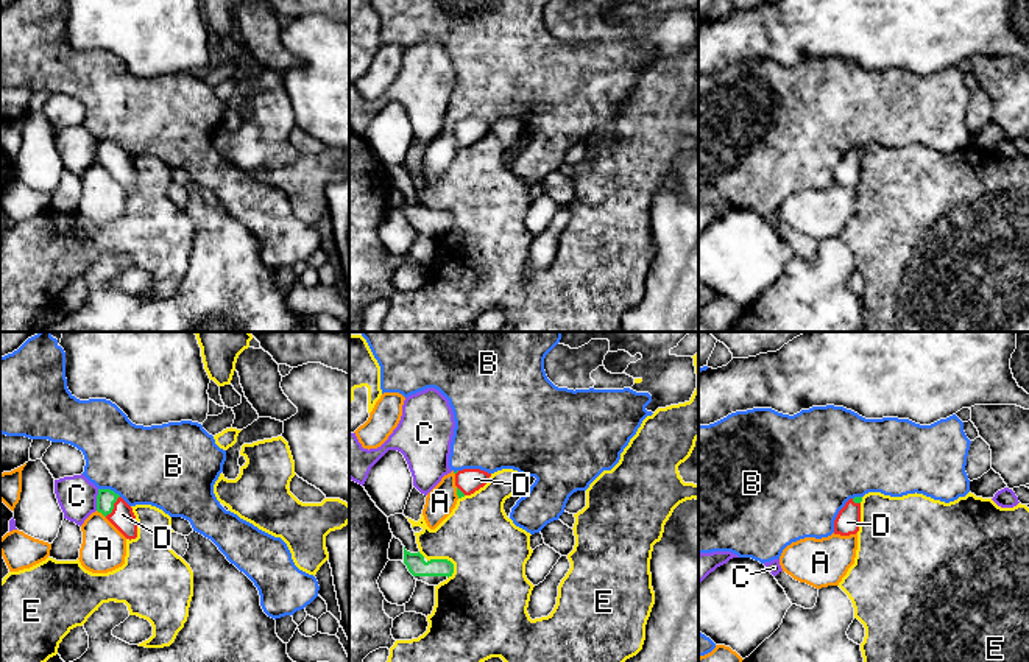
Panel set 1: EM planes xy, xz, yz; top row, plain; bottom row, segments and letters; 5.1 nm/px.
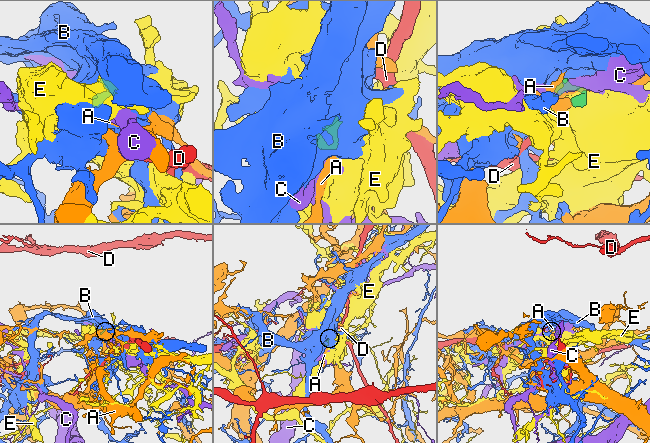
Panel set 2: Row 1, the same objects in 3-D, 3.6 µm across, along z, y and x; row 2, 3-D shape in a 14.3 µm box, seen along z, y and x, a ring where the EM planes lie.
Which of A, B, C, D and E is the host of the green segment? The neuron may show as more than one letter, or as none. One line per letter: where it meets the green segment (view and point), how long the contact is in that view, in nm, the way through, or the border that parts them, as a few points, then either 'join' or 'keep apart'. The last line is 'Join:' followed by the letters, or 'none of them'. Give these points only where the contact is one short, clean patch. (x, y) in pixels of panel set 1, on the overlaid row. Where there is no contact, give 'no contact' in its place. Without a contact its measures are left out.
A: xy (102, 513) | 60 nm | keep apart
B: xy (109, 489) | 130 nm | keep apart
C: xy (97, 500) | 110 nm | along xy (99, 489), (95, 510) | keep apart
D: xy (113, 507) | 130 nm | across xy (105, 500), (113, 507), (122, 517) | join
E: xz (446, 559) | 160 nm | keep apart
Join: D

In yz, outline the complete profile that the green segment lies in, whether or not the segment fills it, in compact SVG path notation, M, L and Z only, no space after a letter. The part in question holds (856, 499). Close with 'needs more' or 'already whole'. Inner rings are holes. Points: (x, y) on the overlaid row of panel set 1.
M862 497L850 498L834 520L834 534L850 536L859 531Z; needs more

